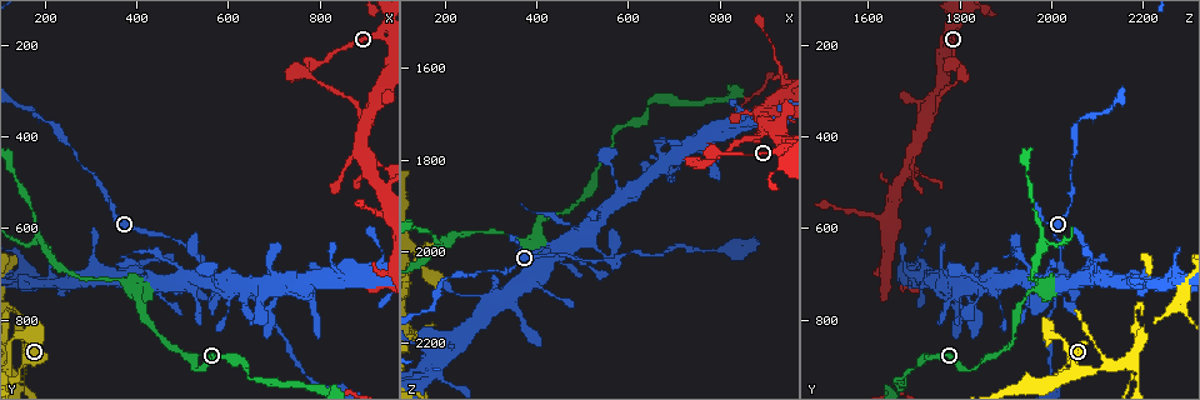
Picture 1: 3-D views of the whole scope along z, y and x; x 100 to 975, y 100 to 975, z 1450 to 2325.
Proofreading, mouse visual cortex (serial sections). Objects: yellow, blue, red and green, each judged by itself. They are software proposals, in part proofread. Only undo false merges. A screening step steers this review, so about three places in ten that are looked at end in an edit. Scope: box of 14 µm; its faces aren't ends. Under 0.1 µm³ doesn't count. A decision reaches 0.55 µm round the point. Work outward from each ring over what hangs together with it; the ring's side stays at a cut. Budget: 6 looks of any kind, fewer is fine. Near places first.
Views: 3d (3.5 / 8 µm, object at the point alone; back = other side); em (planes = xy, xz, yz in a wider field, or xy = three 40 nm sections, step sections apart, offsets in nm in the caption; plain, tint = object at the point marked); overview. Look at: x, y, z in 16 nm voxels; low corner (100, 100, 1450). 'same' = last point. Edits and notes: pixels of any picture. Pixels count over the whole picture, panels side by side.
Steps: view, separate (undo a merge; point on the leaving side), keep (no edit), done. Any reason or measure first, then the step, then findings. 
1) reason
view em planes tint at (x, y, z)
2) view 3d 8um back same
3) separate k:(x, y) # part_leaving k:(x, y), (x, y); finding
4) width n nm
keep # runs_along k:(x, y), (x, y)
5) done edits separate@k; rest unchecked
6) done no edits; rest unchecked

a narrow waist
view 3d 8um at (395, 735, 1980)

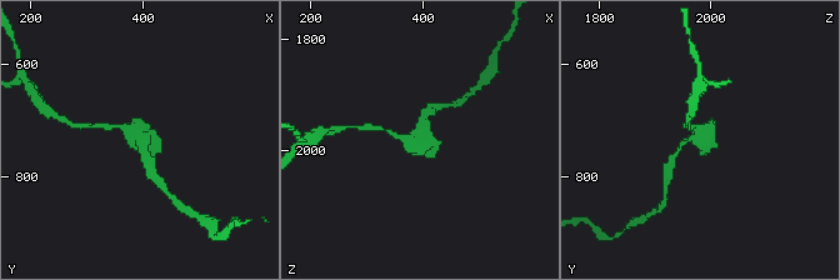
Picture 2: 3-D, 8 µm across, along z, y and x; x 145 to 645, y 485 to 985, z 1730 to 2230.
now the EM
view em xy step 1 tint at (390, 735, 1980)

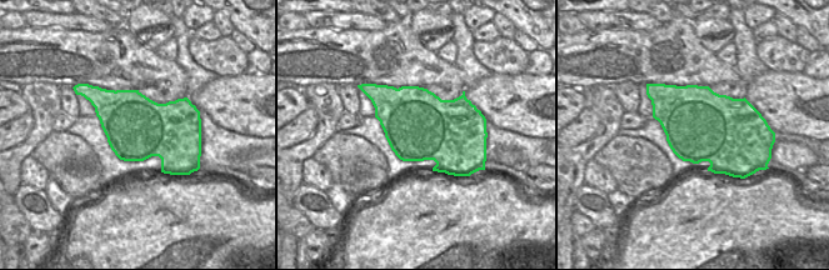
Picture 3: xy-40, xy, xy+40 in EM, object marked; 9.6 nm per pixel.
keep # continuous, no second cell

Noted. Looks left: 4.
three arms meet
view em xy step 2 tint at (200, 640, 1985)

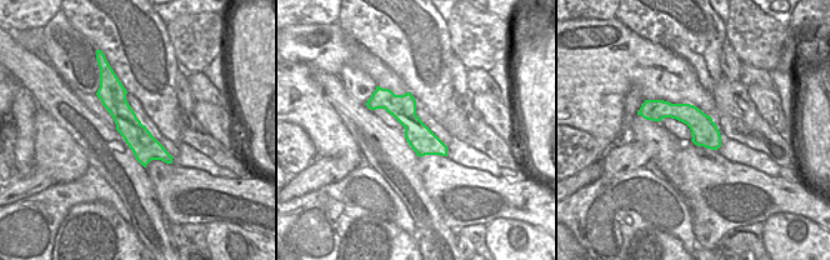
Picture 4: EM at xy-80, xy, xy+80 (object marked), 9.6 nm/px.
see where the arms go
view 3d 3.5um same

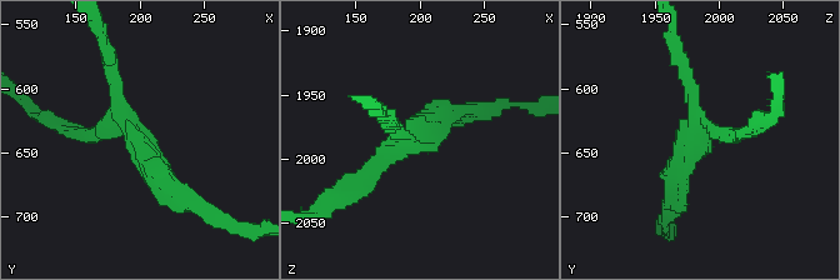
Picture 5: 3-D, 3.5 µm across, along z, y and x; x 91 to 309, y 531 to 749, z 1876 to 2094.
keep # runs_along 4:(115, 81), (126, 123), (169, 160); one cell here

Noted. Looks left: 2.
abrupt turn
view 3d 3.5um at (760, 260, 1810)

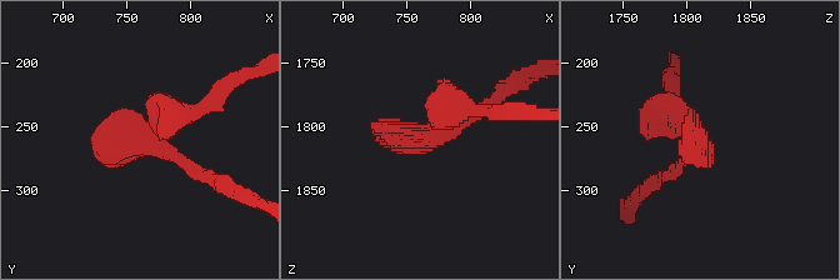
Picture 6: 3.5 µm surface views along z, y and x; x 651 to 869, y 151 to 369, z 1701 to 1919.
view em planes tint at (764, 264, 1806)

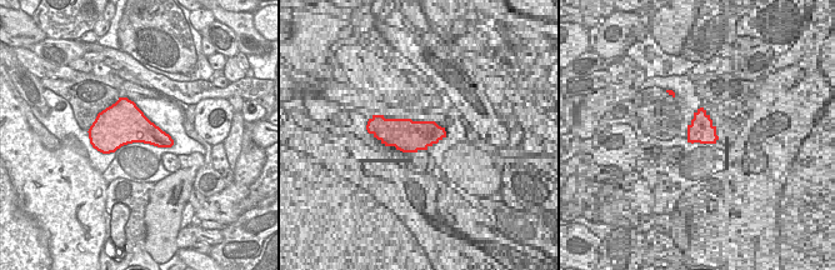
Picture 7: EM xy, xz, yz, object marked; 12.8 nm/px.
keep # runs_along 6:(486, 113), (421, 138), (371, 125); continuous, no second cell

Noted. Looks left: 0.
done no edits; rest unchecked

